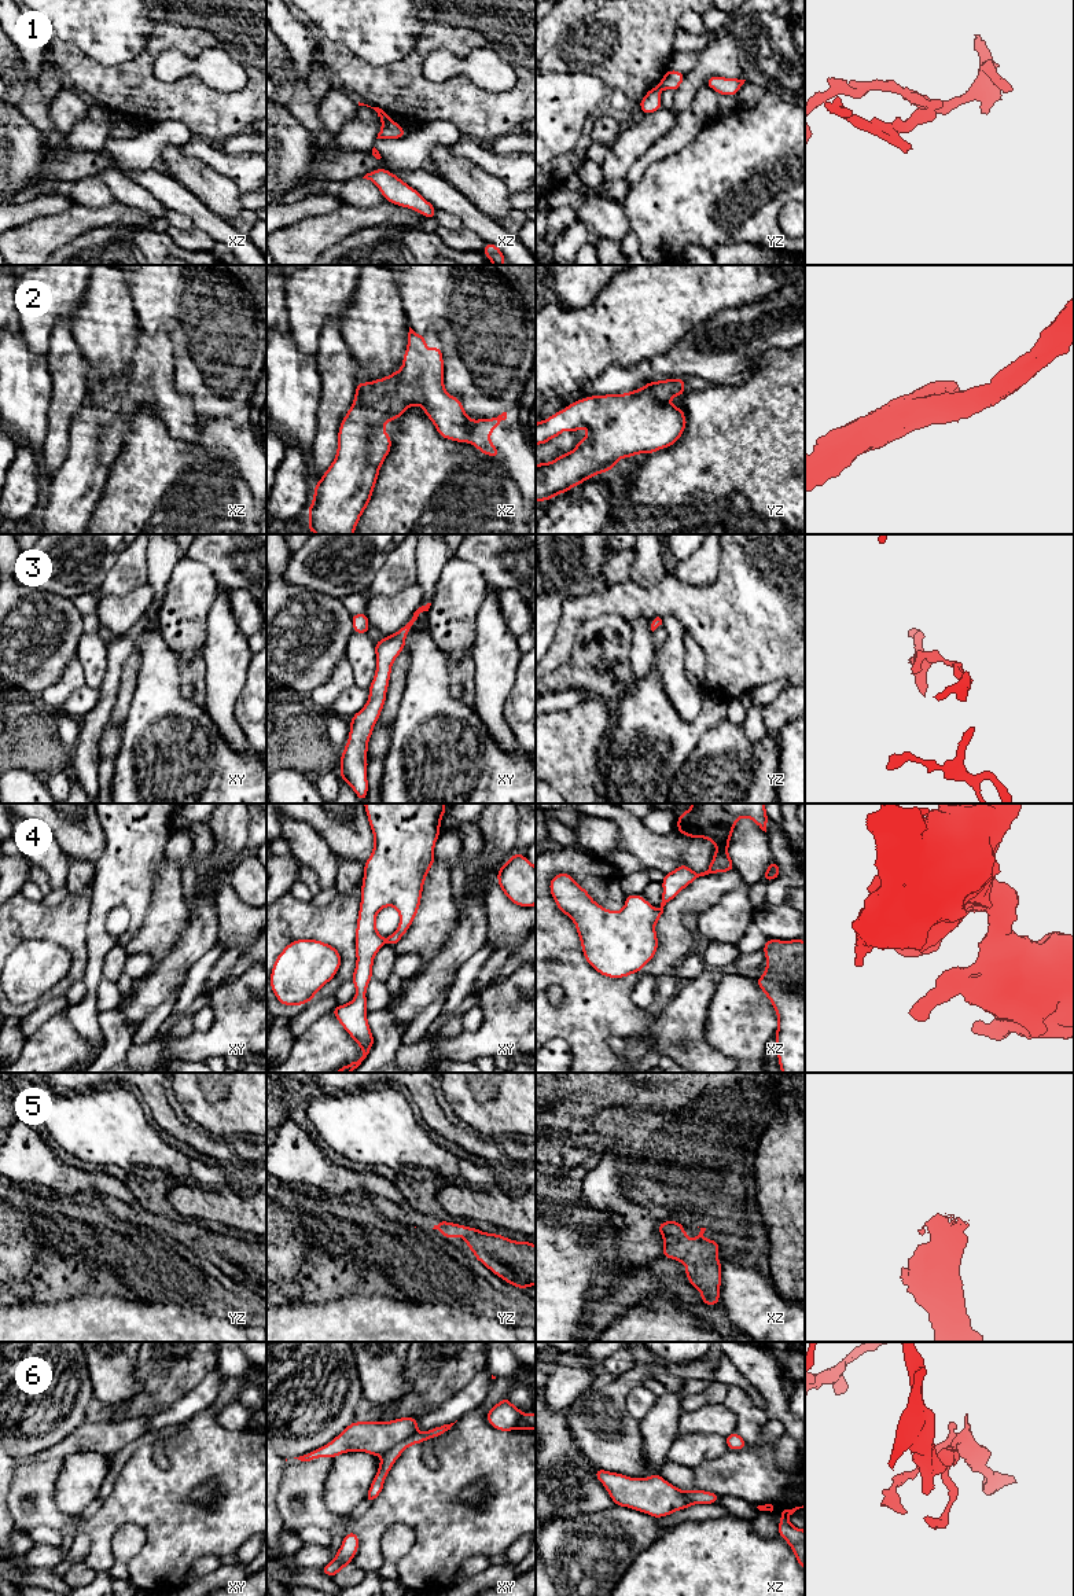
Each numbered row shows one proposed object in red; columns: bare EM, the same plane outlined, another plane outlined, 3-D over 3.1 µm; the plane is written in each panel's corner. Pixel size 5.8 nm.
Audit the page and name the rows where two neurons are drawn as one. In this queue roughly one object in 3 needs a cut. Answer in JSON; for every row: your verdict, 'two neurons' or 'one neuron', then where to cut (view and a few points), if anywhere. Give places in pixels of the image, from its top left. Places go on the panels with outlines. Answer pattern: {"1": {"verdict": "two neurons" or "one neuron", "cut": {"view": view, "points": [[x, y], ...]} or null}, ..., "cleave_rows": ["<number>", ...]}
{"1": {"verdict": "two neurons", "cut": {"view": "xz", "points": [[382, 118], [390, 120]]}}, "2": {"verdict": "one neuron", "cut": null}, "3": {"verdict": "one neuron", "cut": null}, "4": {"verdict": "one neuron", "cut": null}, "5": {"verdict": "one neuron", "cut": null}, "6": {"verdict": "two neurons", "cut": {"view": "xy", "points": [[416, 1430], [381, 1455]]}}, "cleave_rows": ["1", "6"]}

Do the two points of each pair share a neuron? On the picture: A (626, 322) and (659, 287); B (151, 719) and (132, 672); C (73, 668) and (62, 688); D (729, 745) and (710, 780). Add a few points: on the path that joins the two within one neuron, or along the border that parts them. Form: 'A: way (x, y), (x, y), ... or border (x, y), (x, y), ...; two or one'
A: way (635, 313), (653, 295); one
B: border (142, 653), (138, 686), (127, 714); two
C: way (73, 673), (67, 683); one
D: way (725, 753), (725, 765), (718, 772); one

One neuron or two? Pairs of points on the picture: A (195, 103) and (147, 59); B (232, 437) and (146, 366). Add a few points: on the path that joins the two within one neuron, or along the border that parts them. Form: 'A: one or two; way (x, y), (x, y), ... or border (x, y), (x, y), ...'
A: one; way (179, 100), (170, 100), (147, 76)
B: one; way (206, 437), (197, 436), (160, 392)

